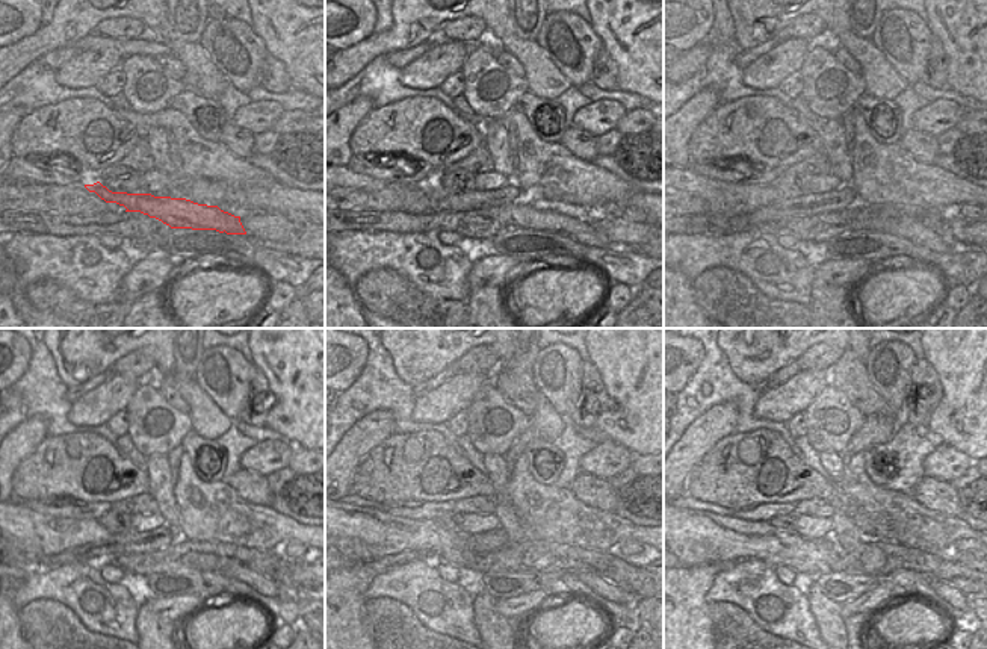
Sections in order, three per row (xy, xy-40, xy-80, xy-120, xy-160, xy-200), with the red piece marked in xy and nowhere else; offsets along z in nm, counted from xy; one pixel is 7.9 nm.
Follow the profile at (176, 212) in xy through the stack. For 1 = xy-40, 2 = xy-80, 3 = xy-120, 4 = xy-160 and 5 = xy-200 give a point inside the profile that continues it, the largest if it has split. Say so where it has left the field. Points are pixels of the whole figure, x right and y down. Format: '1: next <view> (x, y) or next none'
1: next xy-40 (520, 215)
2: next xy-80 (907, 227)
3: next xy-120 (238, 571)
4: next xy-160 (602, 587)
5: next xy-200 (962, 605)

